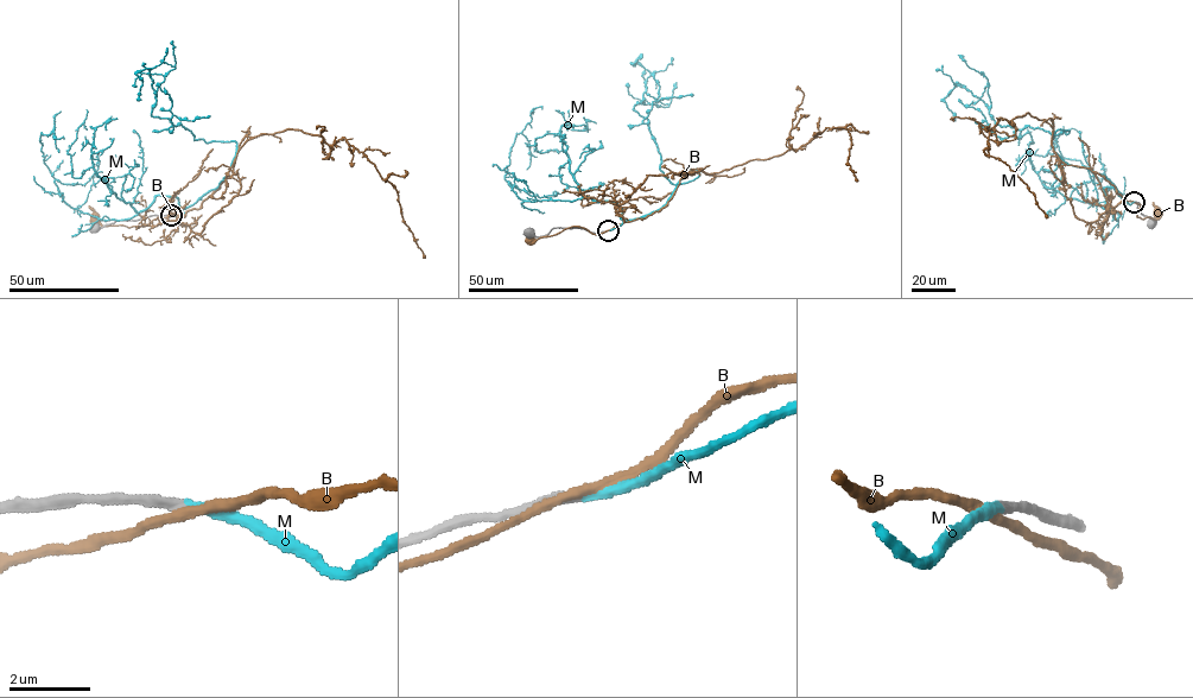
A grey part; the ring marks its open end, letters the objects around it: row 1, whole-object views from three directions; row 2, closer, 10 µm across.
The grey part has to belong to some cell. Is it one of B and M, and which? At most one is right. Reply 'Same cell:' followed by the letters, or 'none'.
Same cell: M

